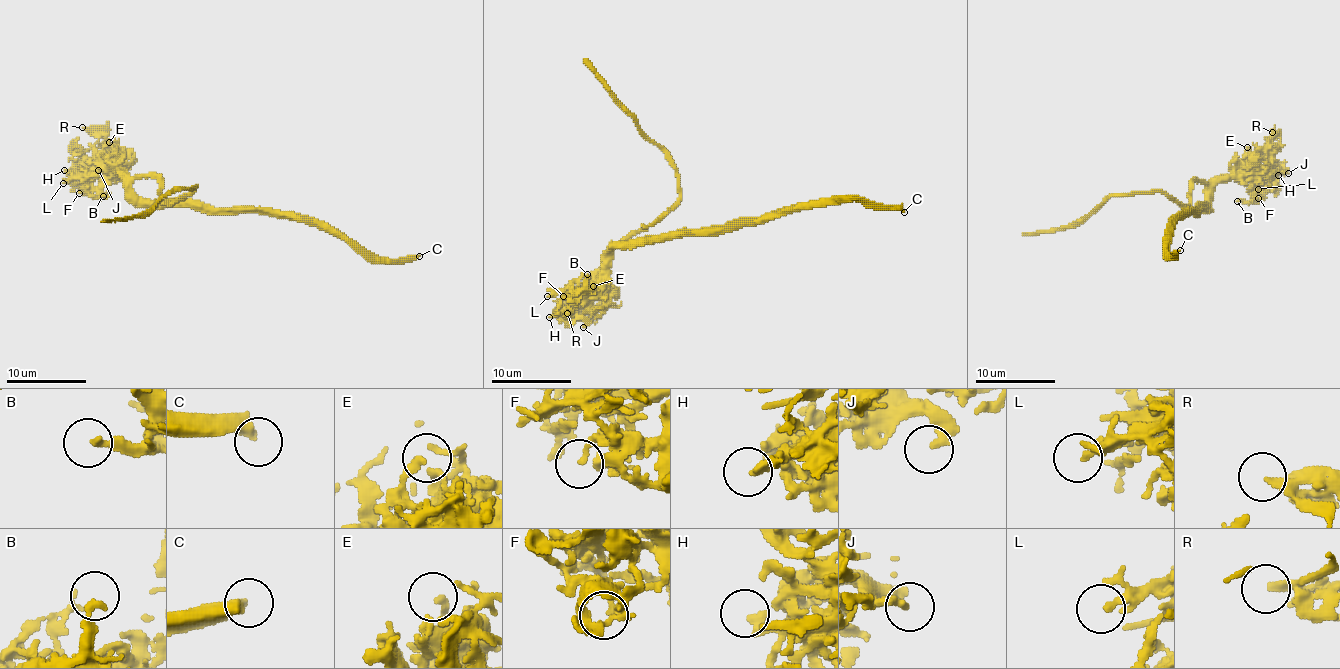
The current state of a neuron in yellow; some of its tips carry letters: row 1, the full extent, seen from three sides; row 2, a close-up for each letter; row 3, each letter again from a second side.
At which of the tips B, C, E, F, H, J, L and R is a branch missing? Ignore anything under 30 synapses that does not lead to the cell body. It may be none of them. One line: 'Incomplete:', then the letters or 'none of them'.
Incomplete: none of them

